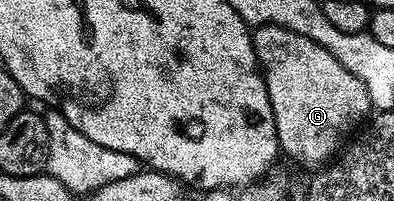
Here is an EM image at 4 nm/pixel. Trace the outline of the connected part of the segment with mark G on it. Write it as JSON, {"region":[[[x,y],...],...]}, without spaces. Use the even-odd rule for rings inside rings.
{"region":[[[265,23],[262,27],[253,28],[252,38],[258,65],[266,79],[268,97],[272,101],[281,154],[295,159],[300,166],[312,167],[311,169],[329,164],[339,148],[347,142],[346,134],[355,126],[354,131],[371,114],[368,89],[364,89],[359,79],[348,73],[348,69],[344,69],[344,65],[340,65],[340,61],[336,61],[336,57],[332,57],[328,49],[316,45],[316,41],[308,41],[308,37],[300,37],[300,33],[292,29]]]}

